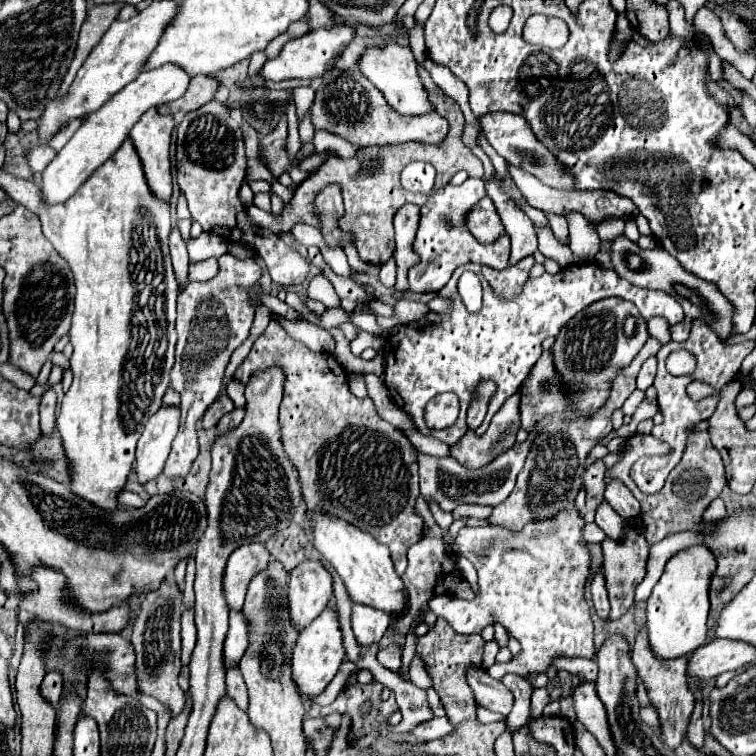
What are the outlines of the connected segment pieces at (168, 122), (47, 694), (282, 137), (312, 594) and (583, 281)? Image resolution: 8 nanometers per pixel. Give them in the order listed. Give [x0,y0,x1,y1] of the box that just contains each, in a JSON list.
[[131,109,175,201],[41,669,63,705],[259,115,315,183],[289,561,333,631],[385,263,683,445]]

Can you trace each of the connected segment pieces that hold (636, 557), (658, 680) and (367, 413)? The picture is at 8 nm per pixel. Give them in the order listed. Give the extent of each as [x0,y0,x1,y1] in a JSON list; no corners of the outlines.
[[603,527,649,619],[631,629,695,751],[235,321,423,575]]

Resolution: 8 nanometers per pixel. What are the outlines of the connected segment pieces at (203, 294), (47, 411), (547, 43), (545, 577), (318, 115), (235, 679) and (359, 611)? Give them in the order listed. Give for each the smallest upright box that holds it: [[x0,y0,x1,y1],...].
[[165,253,261,479],[41,391,55,437],[523,15,569,49],[429,505,593,680],[311,69,449,147],[227,669,249,711],[351,605,391,645]]

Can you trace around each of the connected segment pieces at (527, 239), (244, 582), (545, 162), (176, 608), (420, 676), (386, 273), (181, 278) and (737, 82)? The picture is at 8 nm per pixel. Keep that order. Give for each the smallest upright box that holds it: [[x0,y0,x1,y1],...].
[[483,173,537,265],[225,543,273,609],[479,113,573,191],[131,579,185,715],[409,657,433,689],[379,257,397,287],[169,227,189,285],[723,63,755,89]]

